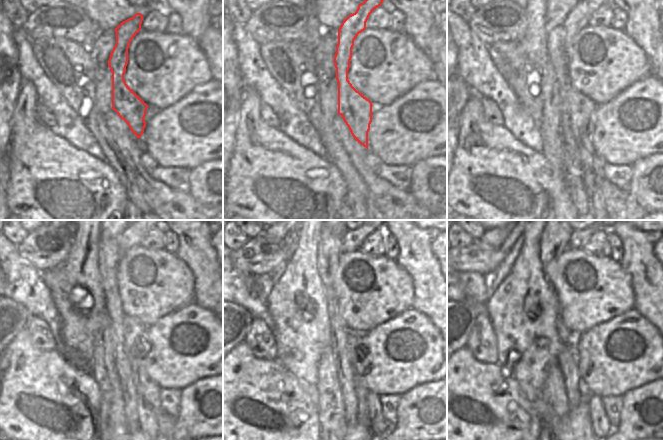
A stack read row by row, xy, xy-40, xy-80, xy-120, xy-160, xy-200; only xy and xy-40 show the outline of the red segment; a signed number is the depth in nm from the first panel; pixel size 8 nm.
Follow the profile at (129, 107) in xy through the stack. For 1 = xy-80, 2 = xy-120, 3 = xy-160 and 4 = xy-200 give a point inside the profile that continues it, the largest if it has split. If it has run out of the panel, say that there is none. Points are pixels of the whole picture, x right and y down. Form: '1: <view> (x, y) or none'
1: xy-80 (582, 109)
2: xy-120 (136, 344)
3: xy-160 (352, 240)
4: xy-200 (577, 240)

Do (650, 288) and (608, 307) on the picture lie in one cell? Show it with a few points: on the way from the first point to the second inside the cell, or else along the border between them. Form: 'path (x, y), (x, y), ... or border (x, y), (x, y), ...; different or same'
border (627, 273), (631, 278), (634, 308); different

